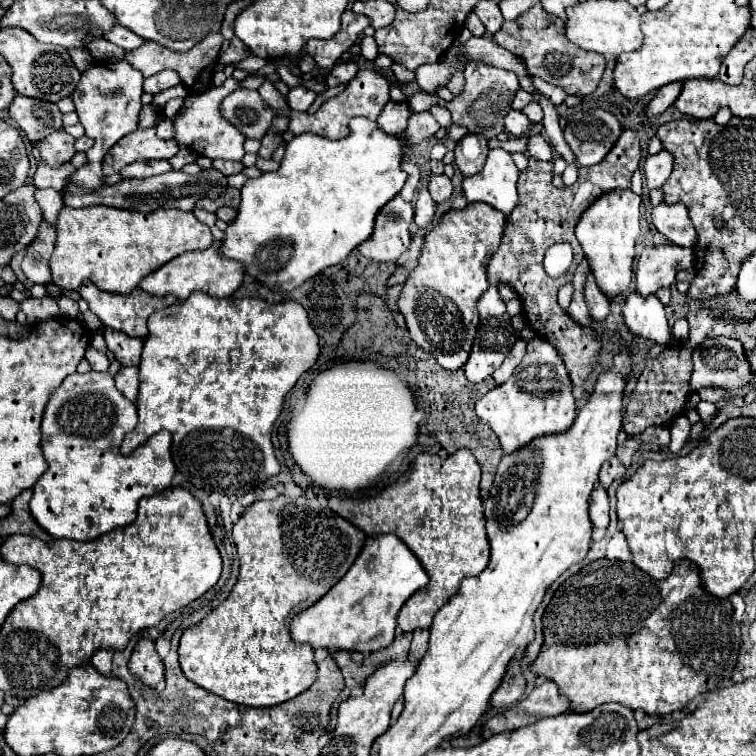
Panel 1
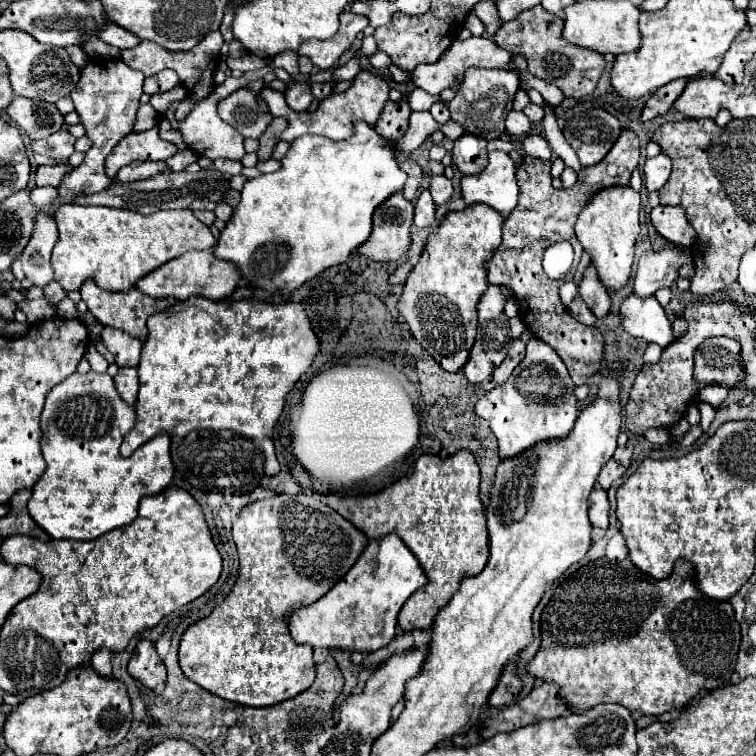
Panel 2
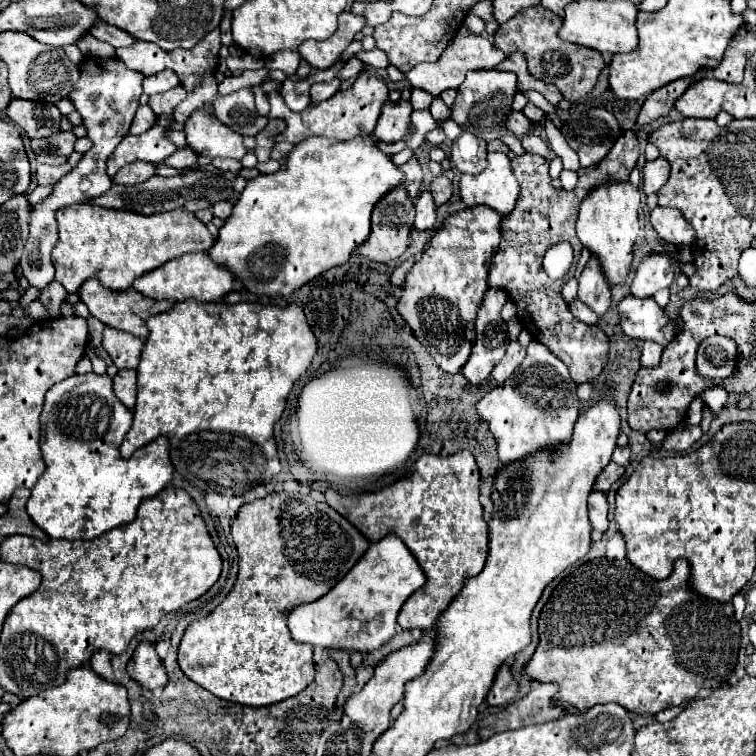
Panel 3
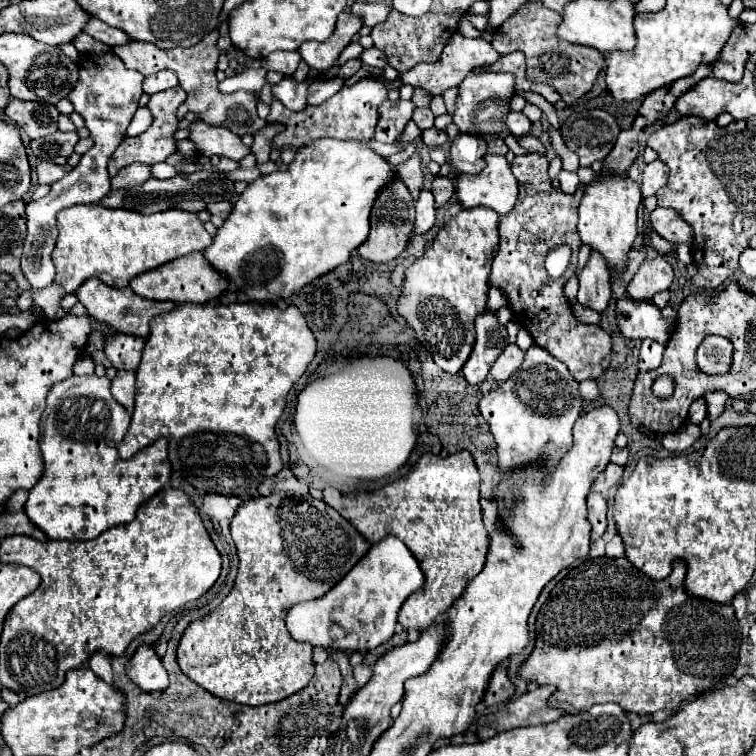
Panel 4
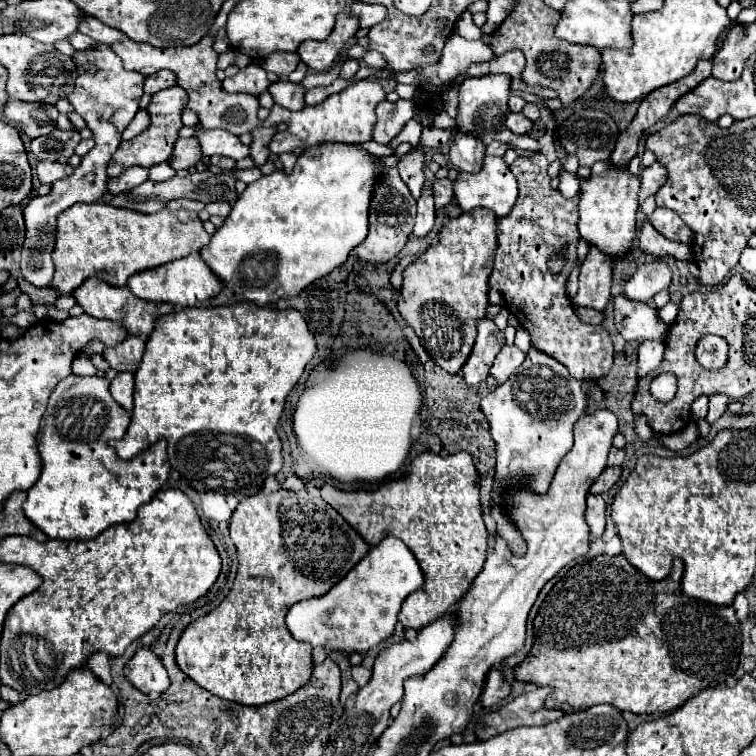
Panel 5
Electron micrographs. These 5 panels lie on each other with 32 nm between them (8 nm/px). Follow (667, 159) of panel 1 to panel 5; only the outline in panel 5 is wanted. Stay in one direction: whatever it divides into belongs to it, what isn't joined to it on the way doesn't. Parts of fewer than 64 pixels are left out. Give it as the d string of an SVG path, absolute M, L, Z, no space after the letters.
M654 162L652 166L642 170L642 186L640 186L640 202L644 202L648 196L654 196L658 188L666 182L666 168L660 162Z

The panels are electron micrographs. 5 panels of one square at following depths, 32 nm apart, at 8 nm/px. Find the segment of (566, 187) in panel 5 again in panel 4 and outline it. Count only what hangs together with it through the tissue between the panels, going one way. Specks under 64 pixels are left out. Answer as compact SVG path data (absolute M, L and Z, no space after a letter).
M562 170L560 172L560 176L558 176L558 180L560 180L560 190L562 192L576 192L576 188L578 188L578 176L576 176L576 172L566 172L566 170Z

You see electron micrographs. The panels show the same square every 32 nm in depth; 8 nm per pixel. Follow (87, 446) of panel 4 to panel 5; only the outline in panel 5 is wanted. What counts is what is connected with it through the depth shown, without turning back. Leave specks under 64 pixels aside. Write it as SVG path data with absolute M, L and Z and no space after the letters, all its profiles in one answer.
M70 374L56 384L48 398L48 408L40 422L38 450L42 456L42 474L38 482L28 490L24 502L24 514L32 520L48 538L60 540L90 540L96 538L102 530L114 524L128 524L136 518L136 510L152 500L152 496L166 484L170 462L166 456L166 440L162 438L154 446L146 448L142 456L132 460L120 460L114 442L126 434L130 424L130 414L120 408L110 396L110 382L100 376L76 376Z

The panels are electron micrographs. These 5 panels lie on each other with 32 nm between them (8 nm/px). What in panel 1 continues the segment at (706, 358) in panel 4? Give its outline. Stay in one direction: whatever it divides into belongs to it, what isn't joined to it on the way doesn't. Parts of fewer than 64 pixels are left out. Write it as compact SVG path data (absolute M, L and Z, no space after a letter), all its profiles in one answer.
M716 336L716 338L706 338L702 344L698 344L692 350L692 378L690 378L690 392L698 392L700 388L742 388L752 382L752 368L750 362L744 354L744 346L740 340L726 338L726 336Z

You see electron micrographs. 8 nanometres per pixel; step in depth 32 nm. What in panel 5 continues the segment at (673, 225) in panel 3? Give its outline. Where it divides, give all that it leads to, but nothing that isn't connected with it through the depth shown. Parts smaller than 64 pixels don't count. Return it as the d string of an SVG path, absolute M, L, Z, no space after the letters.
M656 208L652 214L650 214L650 224L668 240L672 242L684 242L684 244L690 244L692 242L692 230L686 226L686 222L674 212L674 210L668 210L668 208Z

